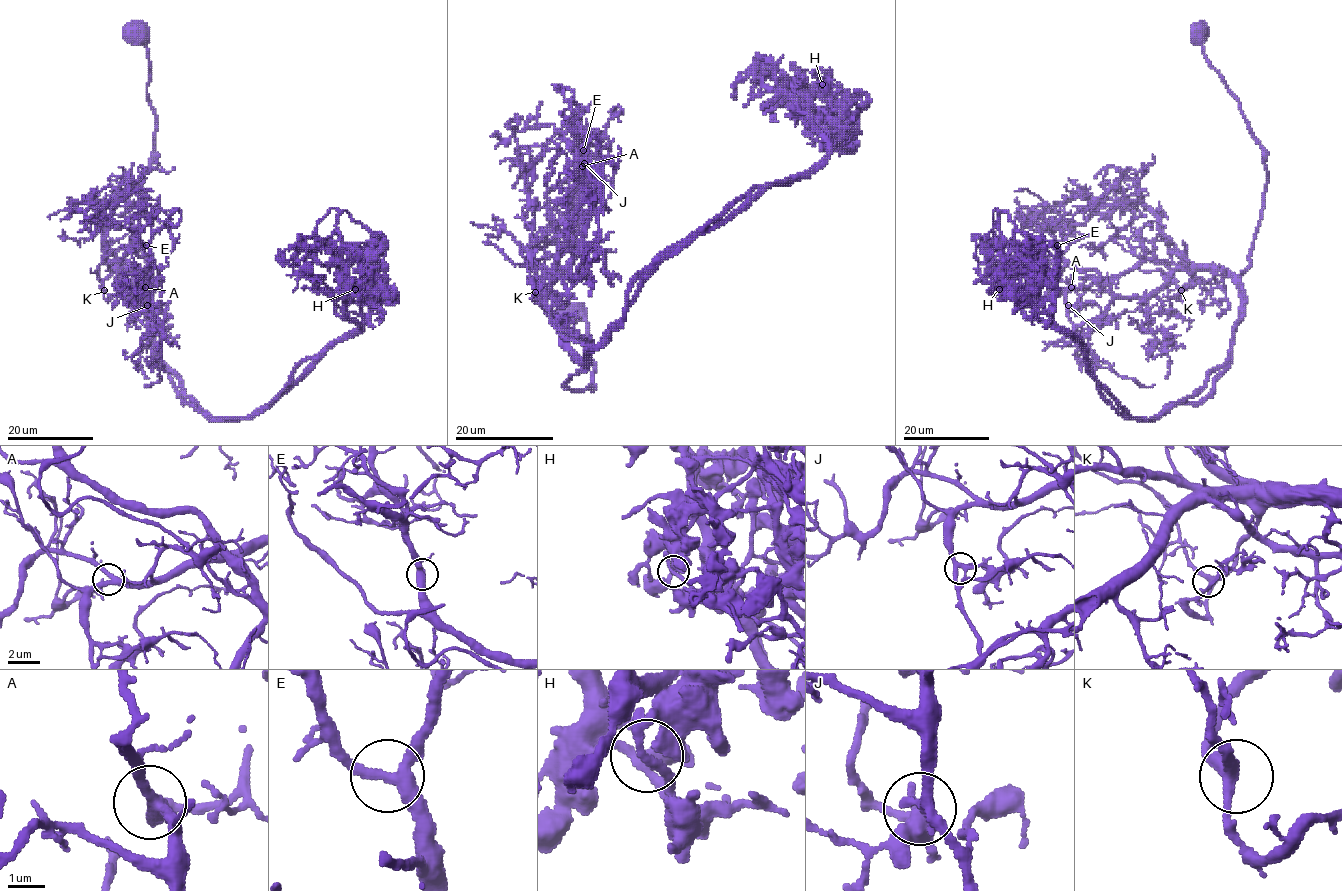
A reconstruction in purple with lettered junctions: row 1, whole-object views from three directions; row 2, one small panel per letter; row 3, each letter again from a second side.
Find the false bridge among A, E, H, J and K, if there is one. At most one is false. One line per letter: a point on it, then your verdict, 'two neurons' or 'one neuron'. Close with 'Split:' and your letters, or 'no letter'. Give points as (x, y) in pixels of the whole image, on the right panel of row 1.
A: place (1071, 287); one neuron
E: place (1057, 245); one neuron
H: place (999, 289); two neurons
J: place (1068, 305); one neuron
K: place (1181, 290); one neuron
Split: H

